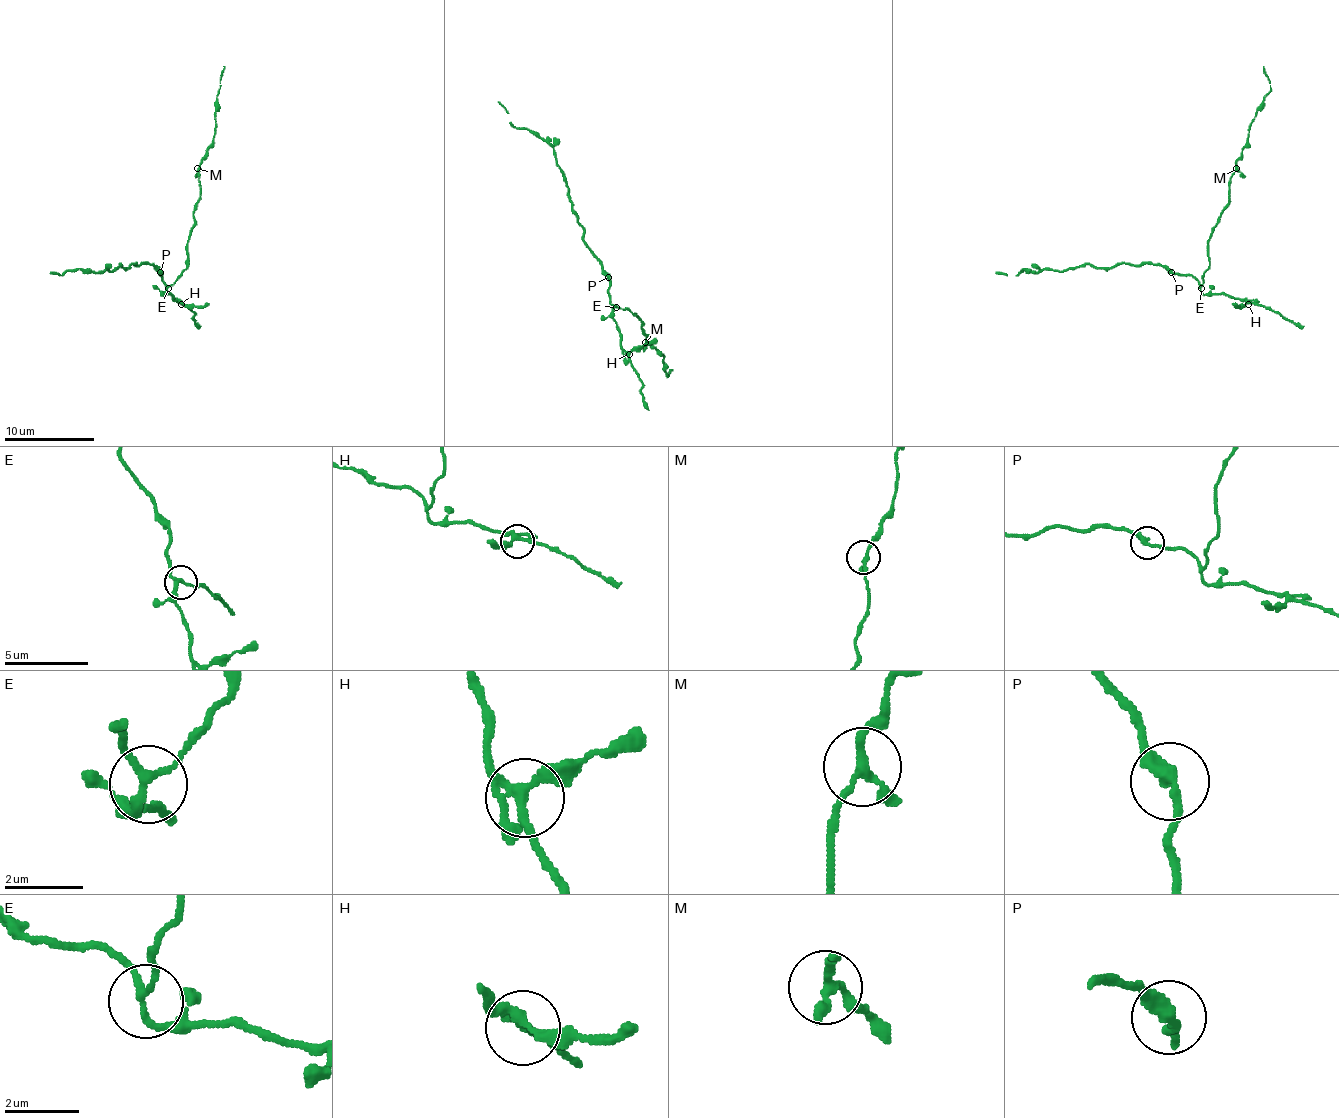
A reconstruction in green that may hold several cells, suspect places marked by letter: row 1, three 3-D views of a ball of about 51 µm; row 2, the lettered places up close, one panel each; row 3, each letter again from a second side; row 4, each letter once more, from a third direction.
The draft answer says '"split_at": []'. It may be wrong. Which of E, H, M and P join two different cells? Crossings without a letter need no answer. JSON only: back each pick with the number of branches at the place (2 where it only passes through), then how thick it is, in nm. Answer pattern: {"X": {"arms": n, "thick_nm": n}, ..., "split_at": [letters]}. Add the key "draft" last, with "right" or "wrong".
{"split_at": [], "draft": "right"}

